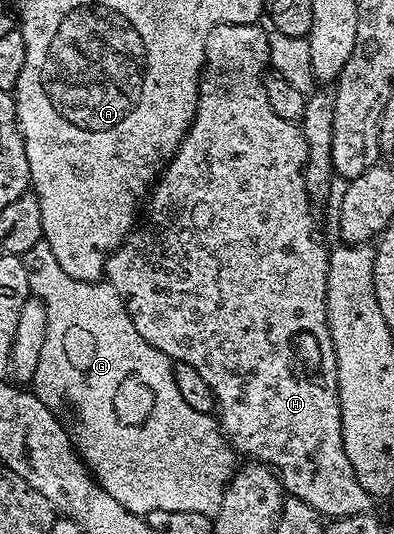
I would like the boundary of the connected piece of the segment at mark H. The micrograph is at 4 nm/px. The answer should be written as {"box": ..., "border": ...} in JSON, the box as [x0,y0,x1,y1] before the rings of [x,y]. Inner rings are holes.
{"box":[104,23,375,517],"border":[[[260,23],[215,24],[207,34],[205,67],[201,85],[197,87],[197,113],[193,116],[193,124],[185,133],[173,159],[166,163],[148,197],[149,213],[146,214],[145,221],[143,216],[140,223],[105,261],[104,279],[111,286],[115,286],[115,294],[123,298],[123,306],[131,322],[135,322],[135,330],[139,330],[141,337],[170,360],[192,366],[203,378],[203,382],[211,386],[219,427],[238,457],[245,456],[241,458],[269,465],[277,473],[282,488],[292,499],[307,502],[307,506],[311,506],[322,517],[363,516],[374,511],[375,500],[367,490],[363,490],[363,486],[359,486],[359,480],[355,478],[355,470],[351,466],[351,458],[347,458],[343,446],[341,403],[337,397],[337,359],[329,337],[329,325],[325,323],[325,282],[329,248],[321,241],[321,232],[317,229],[316,218],[313,217],[314,201],[306,188],[308,142],[302,129],[294,121],[279,118],[279,114],[275,114],[275,106],[271,106],[271,98],[265,85],[269,68],[269,32],[261,27]],[[304,332],[317,339],[317,352],[321,355],[321,373],[310,380],[300,380],[293,369],[293,339]]]}

